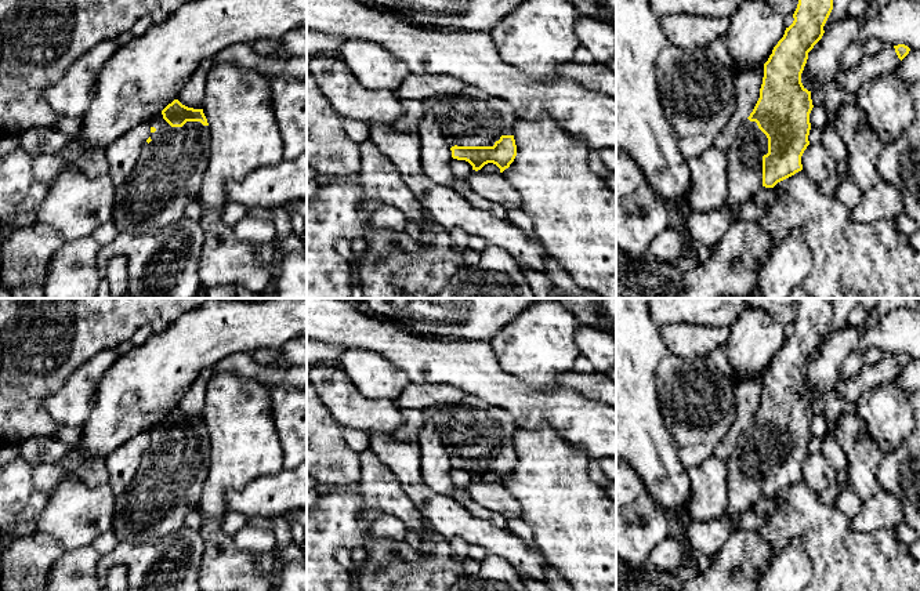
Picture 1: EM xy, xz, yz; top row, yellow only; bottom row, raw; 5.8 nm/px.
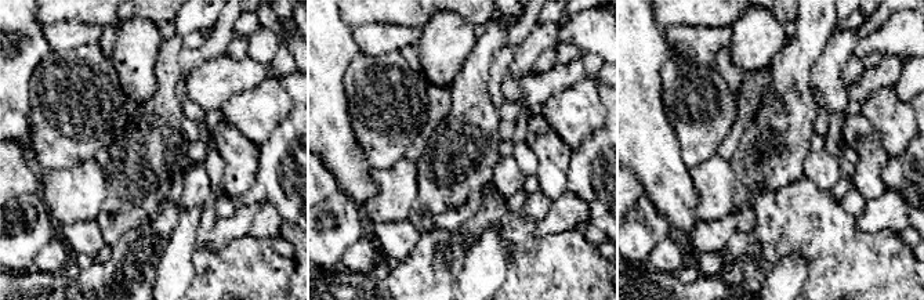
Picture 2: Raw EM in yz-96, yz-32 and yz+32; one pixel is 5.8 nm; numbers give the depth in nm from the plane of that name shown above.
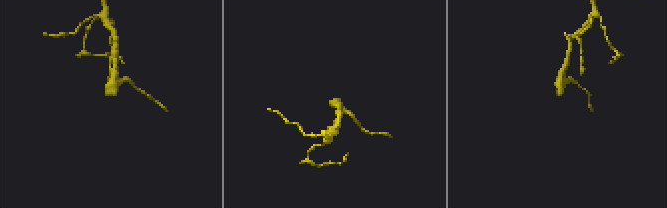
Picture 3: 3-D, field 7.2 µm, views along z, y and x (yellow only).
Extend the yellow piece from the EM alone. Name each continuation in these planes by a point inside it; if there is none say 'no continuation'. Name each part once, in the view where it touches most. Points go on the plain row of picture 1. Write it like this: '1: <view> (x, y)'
1: yz (750, 453)

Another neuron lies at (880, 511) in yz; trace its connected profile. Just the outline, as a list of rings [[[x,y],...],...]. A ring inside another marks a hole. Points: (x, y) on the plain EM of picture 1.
[[[879,492],[862,501],[859,512],[851,518],[852,532],[870,533],[903,525],[901,501],[888,492]]]

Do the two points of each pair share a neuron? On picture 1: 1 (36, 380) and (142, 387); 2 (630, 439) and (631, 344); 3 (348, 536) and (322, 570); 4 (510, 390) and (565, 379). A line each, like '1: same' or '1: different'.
1: different
2: same
3: same
4: different

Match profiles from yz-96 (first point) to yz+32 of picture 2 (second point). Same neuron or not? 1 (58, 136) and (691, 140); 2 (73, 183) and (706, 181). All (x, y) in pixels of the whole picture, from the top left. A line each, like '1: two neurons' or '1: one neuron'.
1: one neuron
2: one neuron

